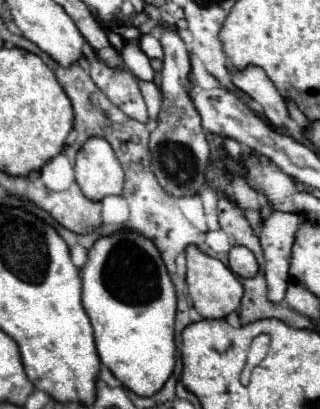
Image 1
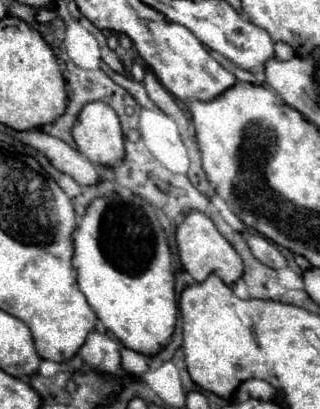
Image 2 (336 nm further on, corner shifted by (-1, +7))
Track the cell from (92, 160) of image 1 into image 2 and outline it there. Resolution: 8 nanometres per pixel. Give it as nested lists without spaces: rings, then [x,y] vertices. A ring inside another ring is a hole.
[[[91,102],[81,110],[73,138],[79,152],[101,168],[111,168],[125,156],[119,118],[105,102]]]

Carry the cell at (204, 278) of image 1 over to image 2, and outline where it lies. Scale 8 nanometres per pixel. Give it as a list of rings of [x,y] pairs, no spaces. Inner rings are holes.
[[[189,212],[185,220],[177,226],[176,244],[185,272],[189,272],[197,282],[203,282],[209,274],[219,276],[227,286],[233,286],[243,276],[243,262],[233,246],[217,232],[215,224],[201,212]]]

